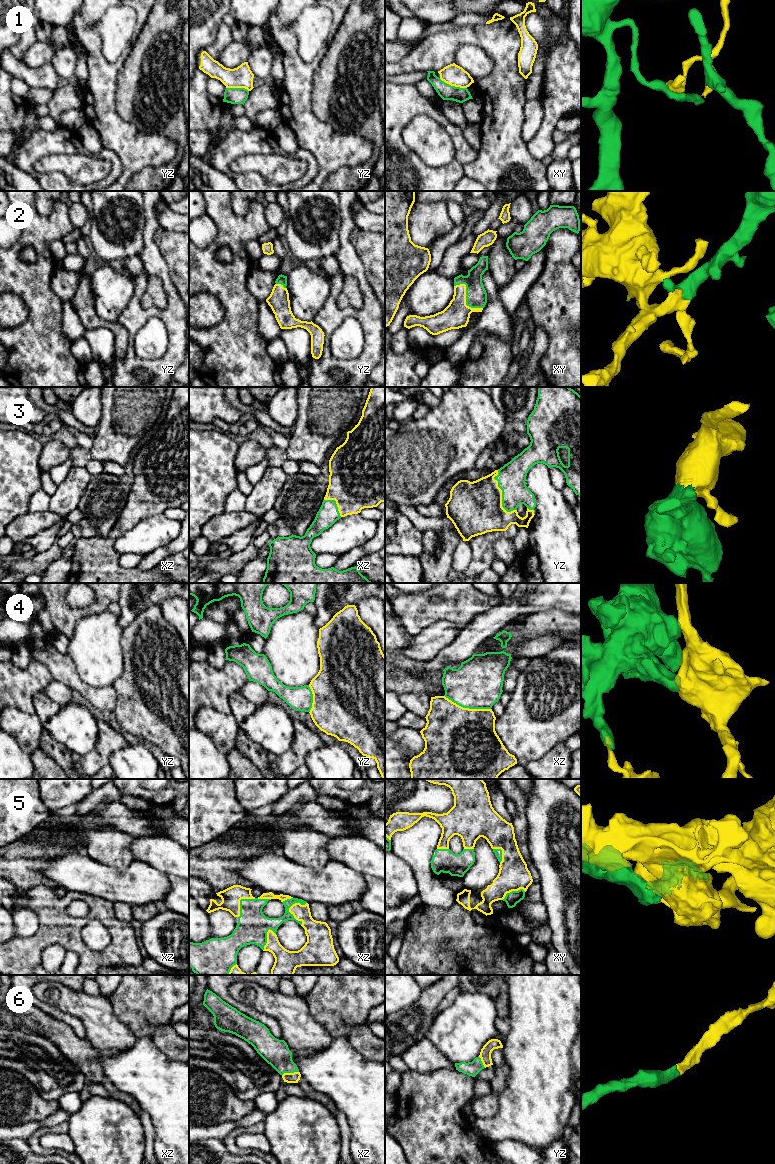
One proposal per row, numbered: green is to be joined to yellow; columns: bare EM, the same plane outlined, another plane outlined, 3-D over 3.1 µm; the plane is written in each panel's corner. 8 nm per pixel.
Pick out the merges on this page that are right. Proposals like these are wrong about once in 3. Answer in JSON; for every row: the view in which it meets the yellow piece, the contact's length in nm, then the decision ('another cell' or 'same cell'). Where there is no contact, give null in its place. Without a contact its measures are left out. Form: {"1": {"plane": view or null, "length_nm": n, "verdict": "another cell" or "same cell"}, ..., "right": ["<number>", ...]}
{"1": {"plane": "xy", "length_nm": 240, "verdict": "another cell"}, "2": {"plane": "xy", "length_nm": 300, "verdict": "same cell"}, "3": {"plane": "yz", "length_nm": 360, "verdict": "same cell"}, "4": {"plane": "xz", "length_nm": 400, "verdict": "another cell"}, "5": {"plane": "xz", "length_nm": 190, "verdict": "same cell"}, "6": {"plane": "xz", "length_nm": 140, "verdict": "same cell"}, "right": ["2", "3", "5", "6"]}

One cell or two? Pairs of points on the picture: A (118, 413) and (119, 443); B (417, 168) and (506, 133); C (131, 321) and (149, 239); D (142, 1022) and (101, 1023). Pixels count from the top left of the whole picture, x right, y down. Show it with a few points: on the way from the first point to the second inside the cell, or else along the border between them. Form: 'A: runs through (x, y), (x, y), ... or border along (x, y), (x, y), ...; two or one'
A: runs through (119, 420), (119, 436); one
B: border along (478, 151), (478, 155), (464, 166), (464, 171); two
C: runs through (158, 313), (171, 306), (171, 292), (157, 266); one
D: border along (110, 1002), (113, 1013), (138, 1037); two

